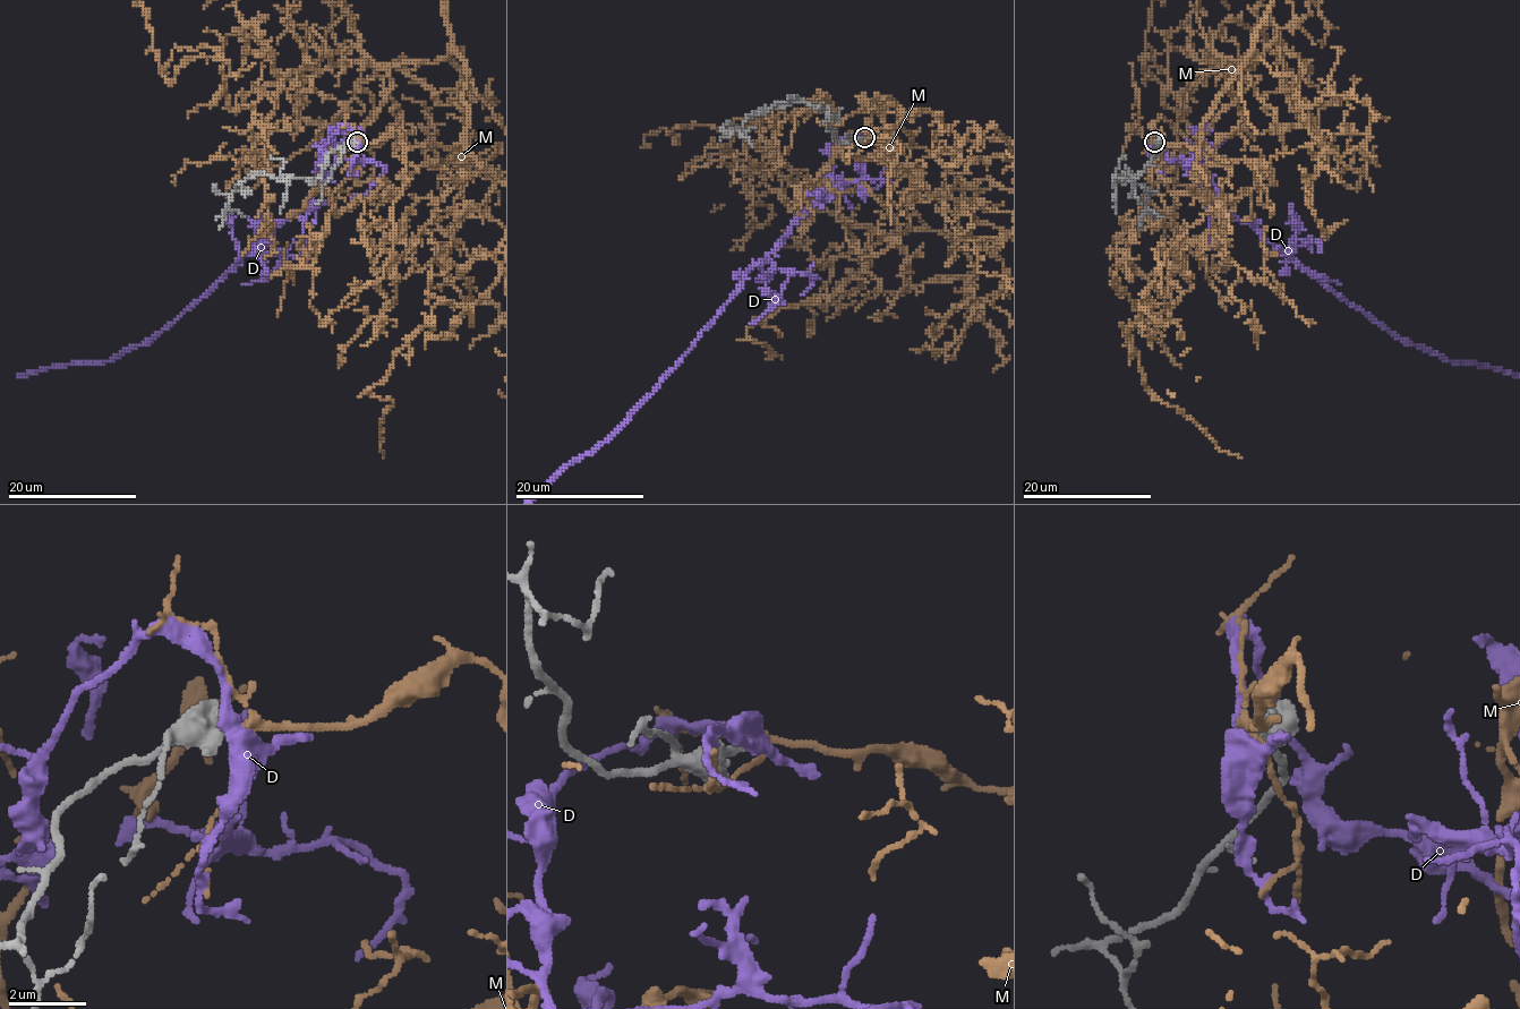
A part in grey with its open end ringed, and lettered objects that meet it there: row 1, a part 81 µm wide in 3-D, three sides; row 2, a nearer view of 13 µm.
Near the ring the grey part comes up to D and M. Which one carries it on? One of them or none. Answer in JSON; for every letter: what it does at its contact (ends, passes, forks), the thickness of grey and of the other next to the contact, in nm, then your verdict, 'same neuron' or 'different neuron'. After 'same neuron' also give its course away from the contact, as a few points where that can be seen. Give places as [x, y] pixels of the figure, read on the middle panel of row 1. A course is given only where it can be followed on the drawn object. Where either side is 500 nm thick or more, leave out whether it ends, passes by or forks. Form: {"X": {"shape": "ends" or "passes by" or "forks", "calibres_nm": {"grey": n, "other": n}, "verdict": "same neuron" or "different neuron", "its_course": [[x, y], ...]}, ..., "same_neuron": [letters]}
{"D": {"shape": "forks", "calibres_nm": {"grey": 320, "other": 400}, "verdict": "different neuron"}, "M": {"shape": "forks", "calibres_nm": {"grey": 180, "other": 180}, "verdict": "same neuron"}, "same_neuron": ["M"]}

